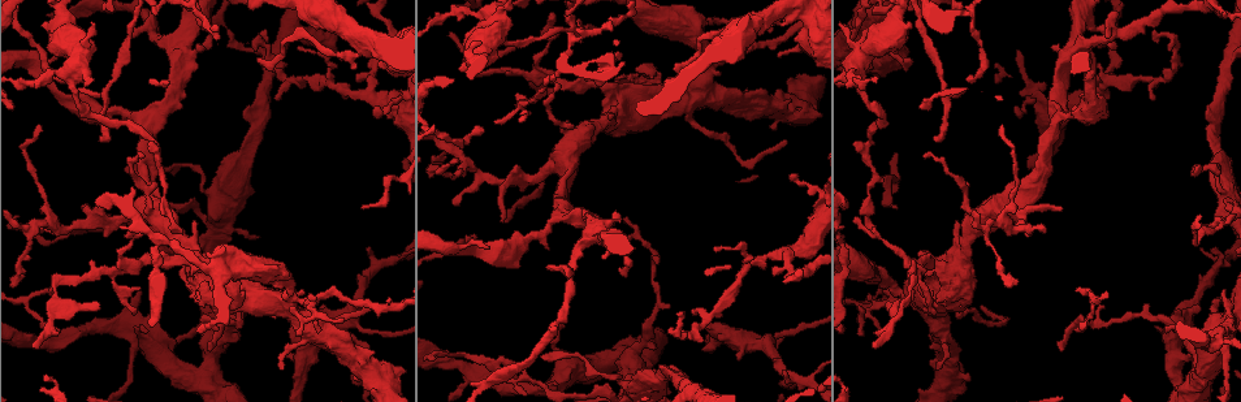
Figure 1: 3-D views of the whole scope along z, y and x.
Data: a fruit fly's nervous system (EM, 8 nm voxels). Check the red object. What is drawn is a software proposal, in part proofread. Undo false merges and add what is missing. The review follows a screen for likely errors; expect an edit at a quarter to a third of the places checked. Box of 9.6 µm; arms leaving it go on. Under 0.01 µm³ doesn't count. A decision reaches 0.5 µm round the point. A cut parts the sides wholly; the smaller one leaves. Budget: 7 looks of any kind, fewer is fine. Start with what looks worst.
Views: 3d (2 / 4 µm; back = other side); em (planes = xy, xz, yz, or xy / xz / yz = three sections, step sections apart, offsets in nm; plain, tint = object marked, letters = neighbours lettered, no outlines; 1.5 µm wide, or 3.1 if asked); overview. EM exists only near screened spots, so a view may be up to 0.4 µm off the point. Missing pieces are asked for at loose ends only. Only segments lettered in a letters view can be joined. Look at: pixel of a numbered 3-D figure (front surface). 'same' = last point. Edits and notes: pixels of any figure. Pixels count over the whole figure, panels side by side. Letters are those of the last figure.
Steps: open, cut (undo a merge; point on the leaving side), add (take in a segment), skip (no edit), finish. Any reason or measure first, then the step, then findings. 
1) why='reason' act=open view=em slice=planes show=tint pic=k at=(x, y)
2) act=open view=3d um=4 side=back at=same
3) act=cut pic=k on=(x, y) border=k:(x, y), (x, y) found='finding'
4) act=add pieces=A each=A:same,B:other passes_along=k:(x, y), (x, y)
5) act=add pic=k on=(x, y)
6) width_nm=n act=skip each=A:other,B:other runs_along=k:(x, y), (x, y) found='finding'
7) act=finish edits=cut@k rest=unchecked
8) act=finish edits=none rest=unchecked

why='arms part here' act=open view=3d um=2 pic=1 at=(1219, 220)

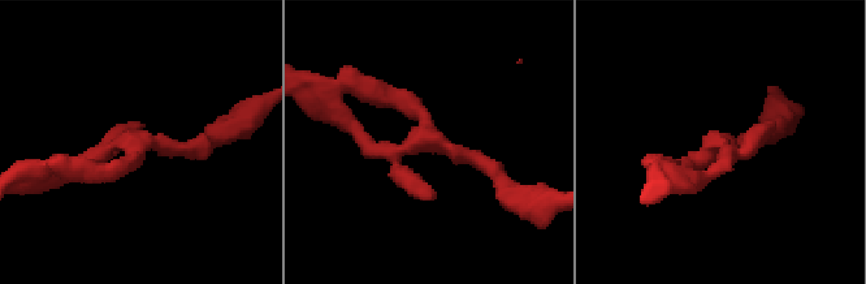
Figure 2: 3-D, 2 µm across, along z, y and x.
act=open view=em slice=yz step=8 show=letters pic=2 at=(435, 139)

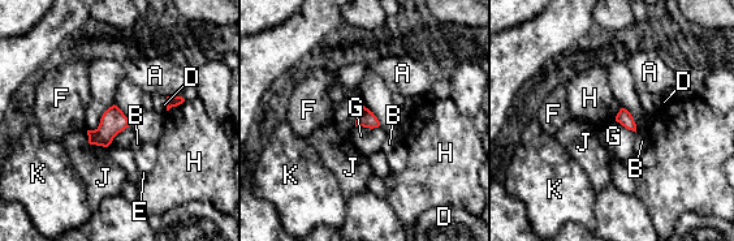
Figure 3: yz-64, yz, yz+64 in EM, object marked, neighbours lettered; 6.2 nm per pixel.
act=open view=em slice=planes show=letters at=same

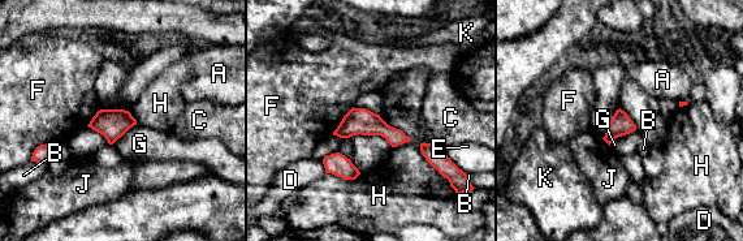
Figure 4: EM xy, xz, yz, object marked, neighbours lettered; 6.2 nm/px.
longest_contact=H:260nm act=skip each=A:other,B:other,C:other,D:other,E:other,F:other,G:other,H:other,J:other,K:other border=4:(635, 129), (618, 136), (609, 145) found='all the same neuron'

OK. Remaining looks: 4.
why='branch stops here' act=open view=3d um=2 pic=1 at=(1017, 116)

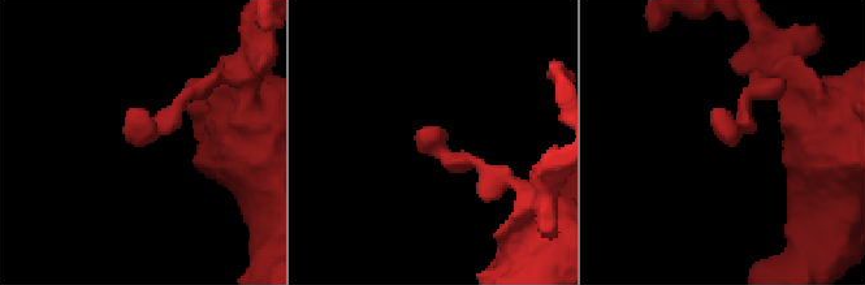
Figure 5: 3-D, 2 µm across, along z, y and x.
why='need the tissue' act=open view=em slice=planes show=letters pic=5 at=(125, 136)

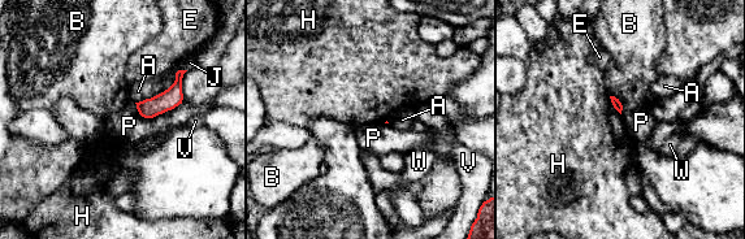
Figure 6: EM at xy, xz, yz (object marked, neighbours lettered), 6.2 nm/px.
act=skip each=A:other,B:other,E:other,H:other,J:other,P:other,V:other,W:other runs_along=6:(180, 74), (177, 87), (144, 113) found='no lettered segment goes on from it'

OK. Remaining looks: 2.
act=open view=em slice=yz step=4 show=letters pic=1 at=(935, 368)

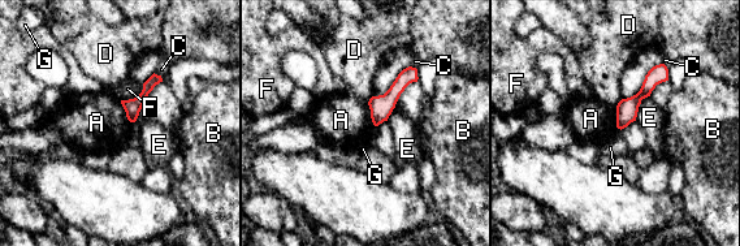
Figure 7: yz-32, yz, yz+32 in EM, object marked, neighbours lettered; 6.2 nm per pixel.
width_nm=90 act=skip each=A:other,B:other,C:other,D:other,E:other,F:other,G:other border=7:(367, 103), (375, 126) found='no lettered segment goes on from it'

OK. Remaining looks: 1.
act=finish edits=none rest=unchecked

